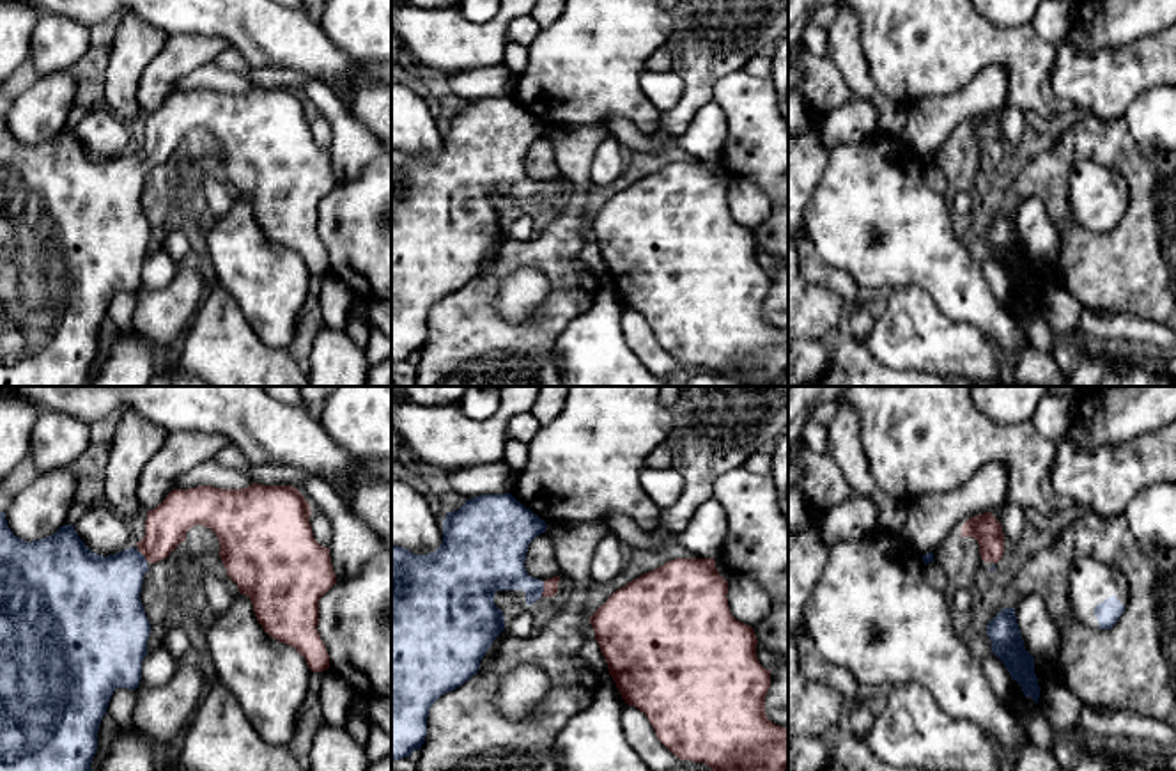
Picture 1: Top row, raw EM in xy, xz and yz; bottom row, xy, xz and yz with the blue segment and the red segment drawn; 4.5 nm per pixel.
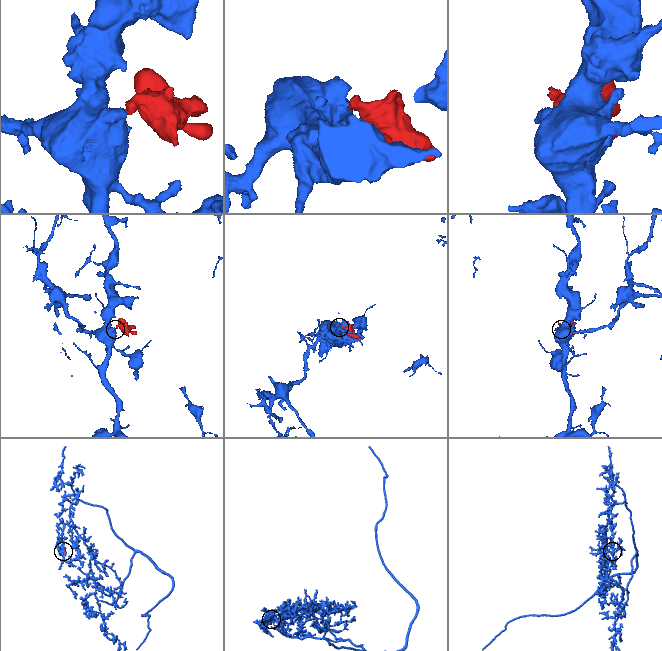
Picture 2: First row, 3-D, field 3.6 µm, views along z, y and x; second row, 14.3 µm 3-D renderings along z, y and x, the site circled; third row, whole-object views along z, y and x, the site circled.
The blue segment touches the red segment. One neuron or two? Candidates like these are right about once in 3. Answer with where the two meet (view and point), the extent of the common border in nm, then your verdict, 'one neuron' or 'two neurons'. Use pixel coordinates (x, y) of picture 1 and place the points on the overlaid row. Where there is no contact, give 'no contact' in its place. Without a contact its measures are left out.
meets blue in xz at (542, 589); contact 70 nm long; one neuron

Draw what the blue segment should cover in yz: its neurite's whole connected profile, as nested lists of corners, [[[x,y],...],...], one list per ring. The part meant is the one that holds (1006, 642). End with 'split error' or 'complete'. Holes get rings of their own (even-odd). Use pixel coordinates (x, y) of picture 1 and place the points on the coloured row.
[[[1002,608],[986,626],[992,650],[1006,666],[1011,679],[1018,682],[1025,697],[1036,704],[1040,698],[1038,677],[1034,674],[1034,658],[1025,650],[1017,624],[1015,608]]] | complete

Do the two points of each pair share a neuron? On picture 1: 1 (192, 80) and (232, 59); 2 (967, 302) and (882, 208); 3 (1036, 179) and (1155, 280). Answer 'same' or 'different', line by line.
1: different
2: same
3: same

